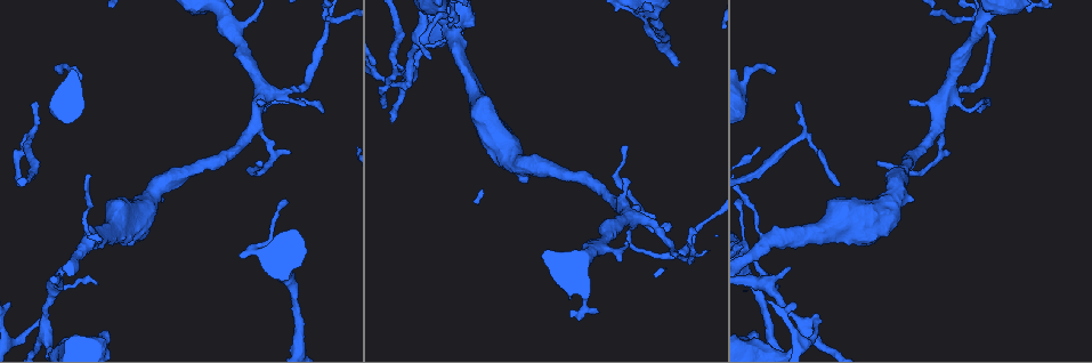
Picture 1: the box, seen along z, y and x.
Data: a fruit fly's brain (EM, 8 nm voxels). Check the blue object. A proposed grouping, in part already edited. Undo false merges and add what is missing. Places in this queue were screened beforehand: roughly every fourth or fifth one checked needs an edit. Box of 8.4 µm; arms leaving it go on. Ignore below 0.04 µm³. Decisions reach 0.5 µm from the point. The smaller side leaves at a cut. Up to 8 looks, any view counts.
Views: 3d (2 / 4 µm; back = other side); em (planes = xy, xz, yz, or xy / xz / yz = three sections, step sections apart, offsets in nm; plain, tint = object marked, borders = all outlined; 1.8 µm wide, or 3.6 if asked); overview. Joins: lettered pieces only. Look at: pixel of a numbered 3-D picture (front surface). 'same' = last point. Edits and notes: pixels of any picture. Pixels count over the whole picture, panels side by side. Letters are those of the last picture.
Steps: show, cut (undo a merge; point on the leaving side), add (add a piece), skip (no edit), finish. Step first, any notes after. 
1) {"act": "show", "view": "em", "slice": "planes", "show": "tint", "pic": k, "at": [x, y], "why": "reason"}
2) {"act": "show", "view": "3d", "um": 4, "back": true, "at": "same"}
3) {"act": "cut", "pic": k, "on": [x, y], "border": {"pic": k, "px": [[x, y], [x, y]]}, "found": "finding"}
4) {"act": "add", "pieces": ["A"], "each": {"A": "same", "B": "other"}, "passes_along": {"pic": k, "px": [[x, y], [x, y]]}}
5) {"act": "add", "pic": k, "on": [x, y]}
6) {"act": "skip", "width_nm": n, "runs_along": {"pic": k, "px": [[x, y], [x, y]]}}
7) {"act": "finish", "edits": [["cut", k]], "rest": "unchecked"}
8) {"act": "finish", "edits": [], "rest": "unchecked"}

{"act": "show", "view": "3d", "um": 2, "pic": 1, "at": [776, 71]}

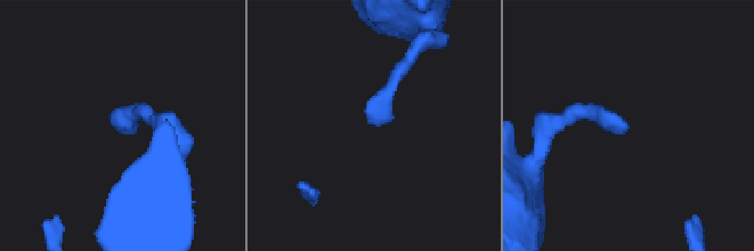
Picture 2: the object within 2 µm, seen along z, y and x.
{"act": "show", "view": "em", "slice": "planes", "show": "borders", "pic": 2, "at": [116, 128], "why": "now the EM"}

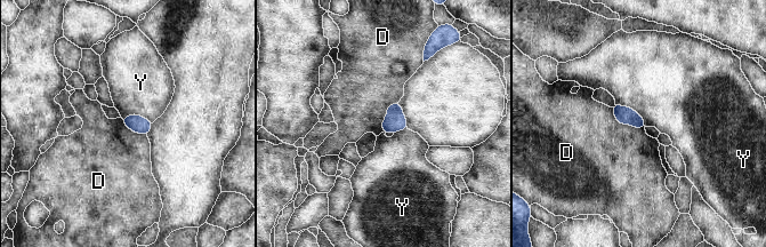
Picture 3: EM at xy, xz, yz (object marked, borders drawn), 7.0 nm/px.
{"act": "skip", "each": {"D": "other", "Y": "other"}, "border": {"pic": 3, "px": [[612, 108], [620, 124], [644, 128]]}, "found": "no lettered piece goes on from it"}

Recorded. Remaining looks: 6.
{"act": "show", "view": "em", "slice": "xz", "step": 16, "show": "borders", "pic": 1, "at": [304, 103], "why": "branch stops here"}

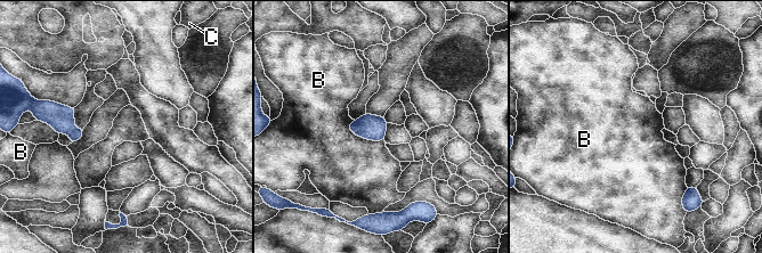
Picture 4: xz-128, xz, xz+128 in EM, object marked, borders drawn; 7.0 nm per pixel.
{"act": "skip", "longest_contact_nm": ["B", 280], "each": {"B": "other", "C": "other"}, "found": "no lettered piece goes on from it"}

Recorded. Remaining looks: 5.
{"act": "show", "view": "em", "slice": "planes", "show": "borders", "pic": 1, "at": [807, 328], "why": "calibre changes"}

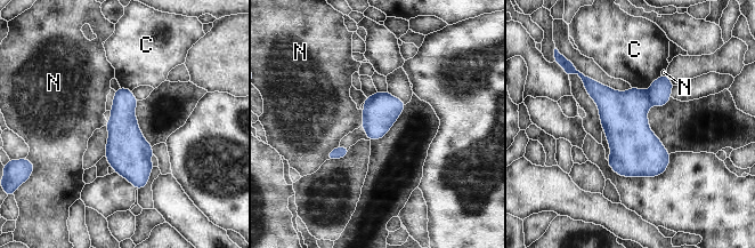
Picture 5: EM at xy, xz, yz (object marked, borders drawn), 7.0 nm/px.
{"act": "cut", "pic": 5, "on": [624, 114], "longest_contact_nm": ["C", 240], "each": {"C": "other", "N": "other"}, "border": {"pic": 5, "px": [[647, 90], [651, 104]]}, "found": "two cells meet here"}

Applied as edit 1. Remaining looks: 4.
{"act": "finish", "edits": [["cut", 5]], "rest": "unchecked"}

